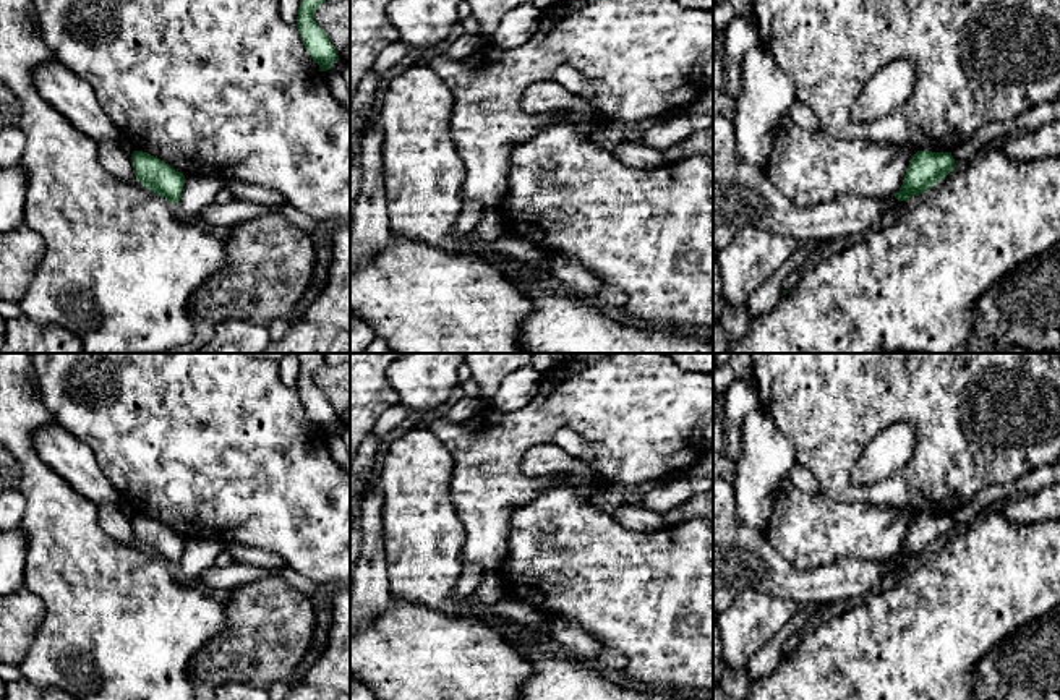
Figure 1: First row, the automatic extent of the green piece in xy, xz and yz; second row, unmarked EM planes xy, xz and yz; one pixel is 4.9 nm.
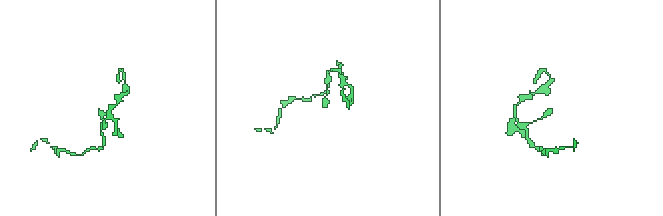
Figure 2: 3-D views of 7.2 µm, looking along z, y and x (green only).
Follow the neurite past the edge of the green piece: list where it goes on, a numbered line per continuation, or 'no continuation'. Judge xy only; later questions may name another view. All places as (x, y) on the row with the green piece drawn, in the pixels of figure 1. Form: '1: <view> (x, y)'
no continuation

